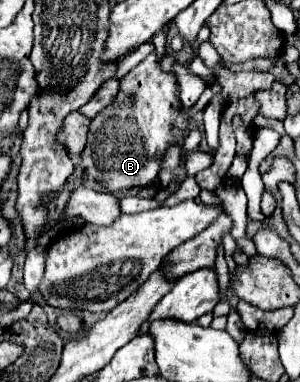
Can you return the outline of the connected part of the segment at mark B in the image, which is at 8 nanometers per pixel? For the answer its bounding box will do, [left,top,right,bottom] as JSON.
[79,55,187,191]

